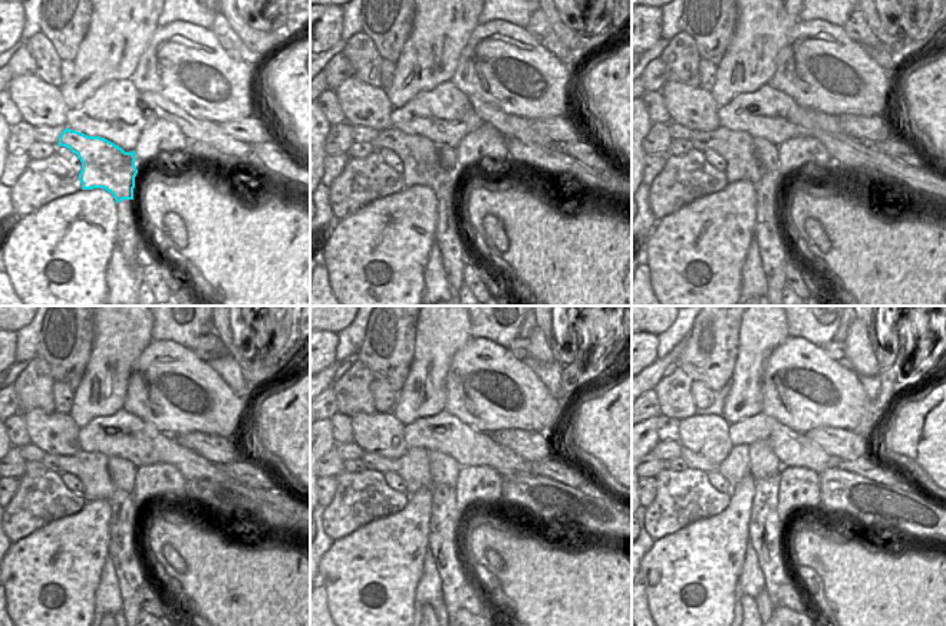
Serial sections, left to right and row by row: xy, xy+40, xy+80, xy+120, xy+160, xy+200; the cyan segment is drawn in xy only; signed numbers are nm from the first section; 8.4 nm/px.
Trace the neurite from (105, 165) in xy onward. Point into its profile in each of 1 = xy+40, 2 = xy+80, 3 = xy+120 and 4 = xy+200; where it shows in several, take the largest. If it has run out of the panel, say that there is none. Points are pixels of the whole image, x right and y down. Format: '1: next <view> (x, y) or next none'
1: next xy+40 (419, 155)
2: next xy+80 (737, 148)
3: next xy+120 (91, 468)
4: next xy+200 (735, 467)

